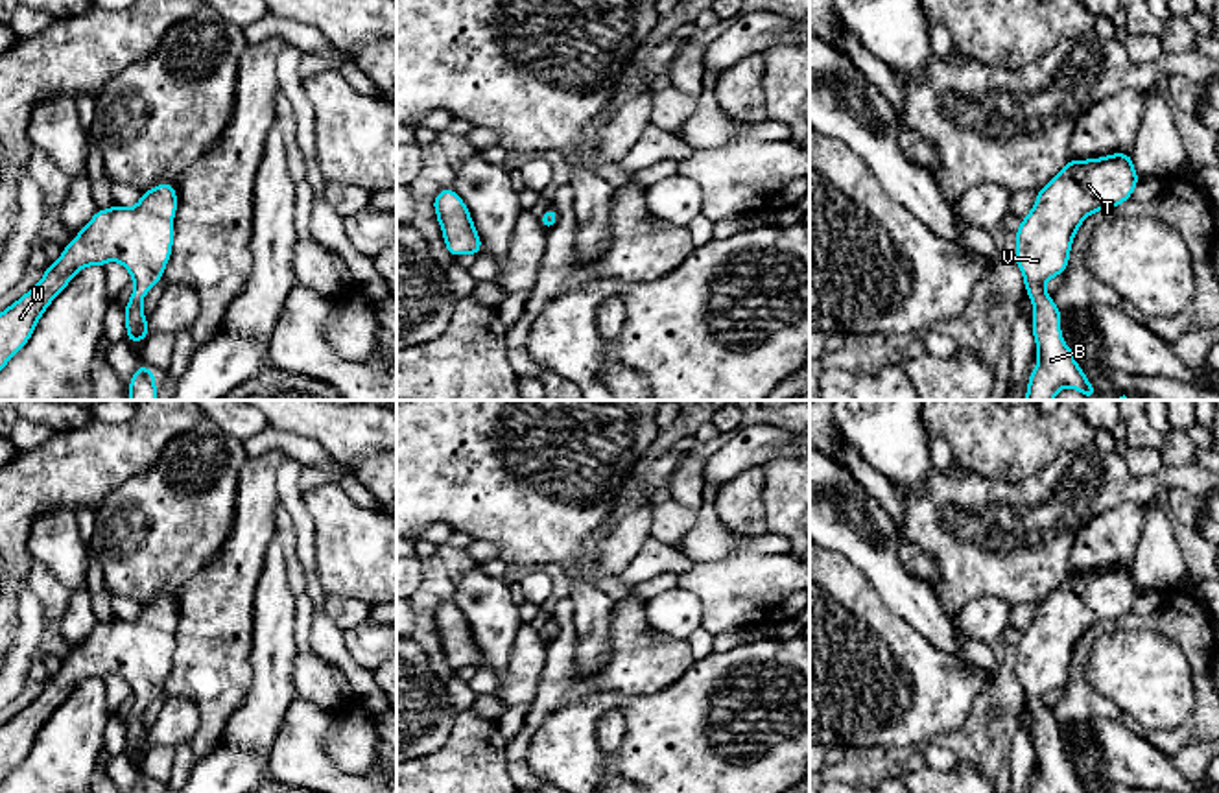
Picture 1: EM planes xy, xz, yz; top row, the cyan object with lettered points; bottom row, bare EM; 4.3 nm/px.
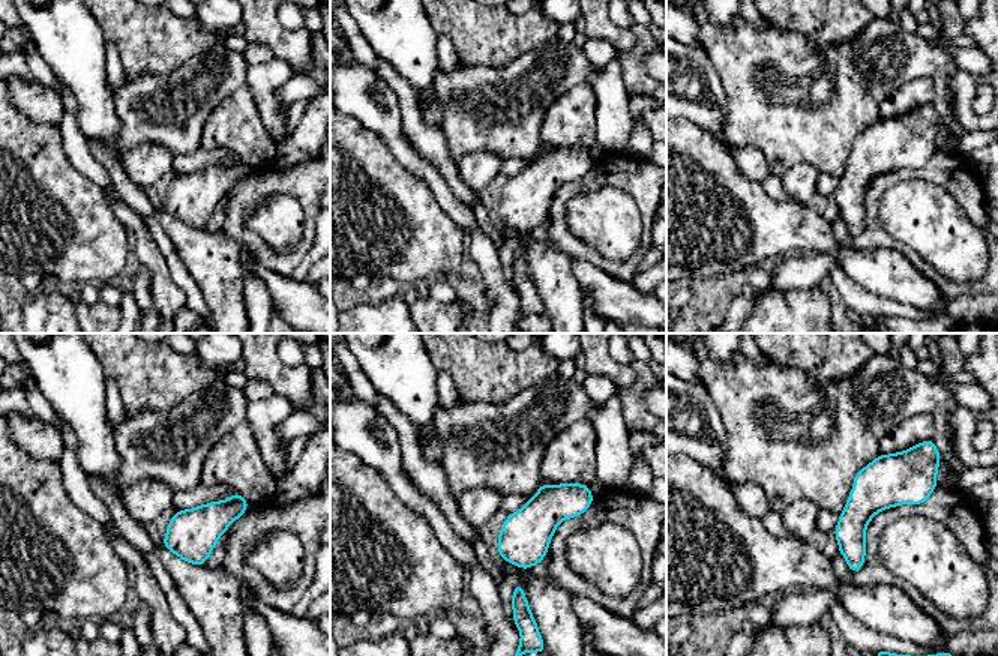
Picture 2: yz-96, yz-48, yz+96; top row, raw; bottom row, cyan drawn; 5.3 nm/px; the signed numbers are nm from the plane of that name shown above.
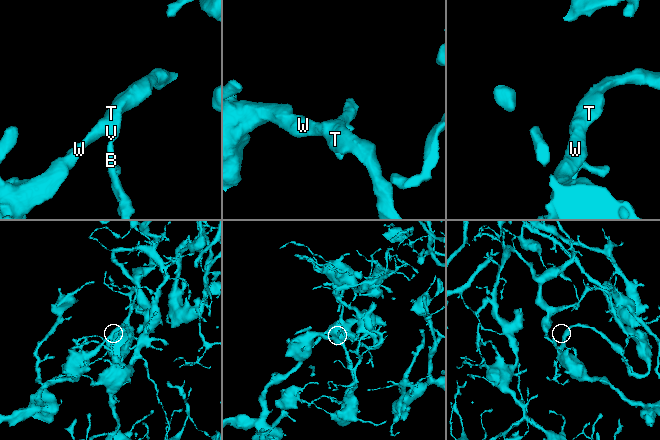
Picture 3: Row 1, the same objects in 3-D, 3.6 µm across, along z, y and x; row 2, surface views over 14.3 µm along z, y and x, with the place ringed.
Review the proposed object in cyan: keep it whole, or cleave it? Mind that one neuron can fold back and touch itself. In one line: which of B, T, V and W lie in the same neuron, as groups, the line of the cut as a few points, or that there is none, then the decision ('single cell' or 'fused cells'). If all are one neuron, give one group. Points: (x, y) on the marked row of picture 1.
B T V W | no cut | single cell

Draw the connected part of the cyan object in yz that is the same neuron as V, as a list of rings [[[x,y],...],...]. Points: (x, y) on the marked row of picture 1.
[[[1130,155],[1073,160],[1046,186],[1016,231],[1016,264],[1033,301],[1036,367],[1029,374],[1025,400],[1055,400],[1062,387],[1081,391],[1088,400],[1095,387],[1075,363],[1073,350],[1060,332],[1060,308],[1044,284],[1068,267],[1079,225],[1094,212],[1127,201],[1140,177]]]

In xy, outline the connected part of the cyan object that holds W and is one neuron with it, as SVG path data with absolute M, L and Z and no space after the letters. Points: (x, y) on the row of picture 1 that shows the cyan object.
M160 183L131 207L98 210L50 264L41 282L0 314L0 371L30 341L41 315L87 266L120 262L135 282L125 310L127 341L148 337L144 295L162 278L172 256L177 192Z

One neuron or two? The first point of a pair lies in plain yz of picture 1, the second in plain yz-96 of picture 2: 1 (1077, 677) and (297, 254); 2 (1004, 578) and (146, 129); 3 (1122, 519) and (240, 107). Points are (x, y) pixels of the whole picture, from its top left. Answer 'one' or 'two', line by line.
1: one
2: one
3: one

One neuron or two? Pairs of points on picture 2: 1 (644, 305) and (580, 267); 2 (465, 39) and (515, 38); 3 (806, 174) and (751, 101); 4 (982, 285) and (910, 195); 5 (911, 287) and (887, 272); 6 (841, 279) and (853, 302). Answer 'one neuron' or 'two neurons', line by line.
1: one neuron
2: one neuron
3: two neurons
4: two neurons
5: one neuron
6: one neuron

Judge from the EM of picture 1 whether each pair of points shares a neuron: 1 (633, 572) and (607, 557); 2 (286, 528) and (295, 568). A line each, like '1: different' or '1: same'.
1: different
2: same

